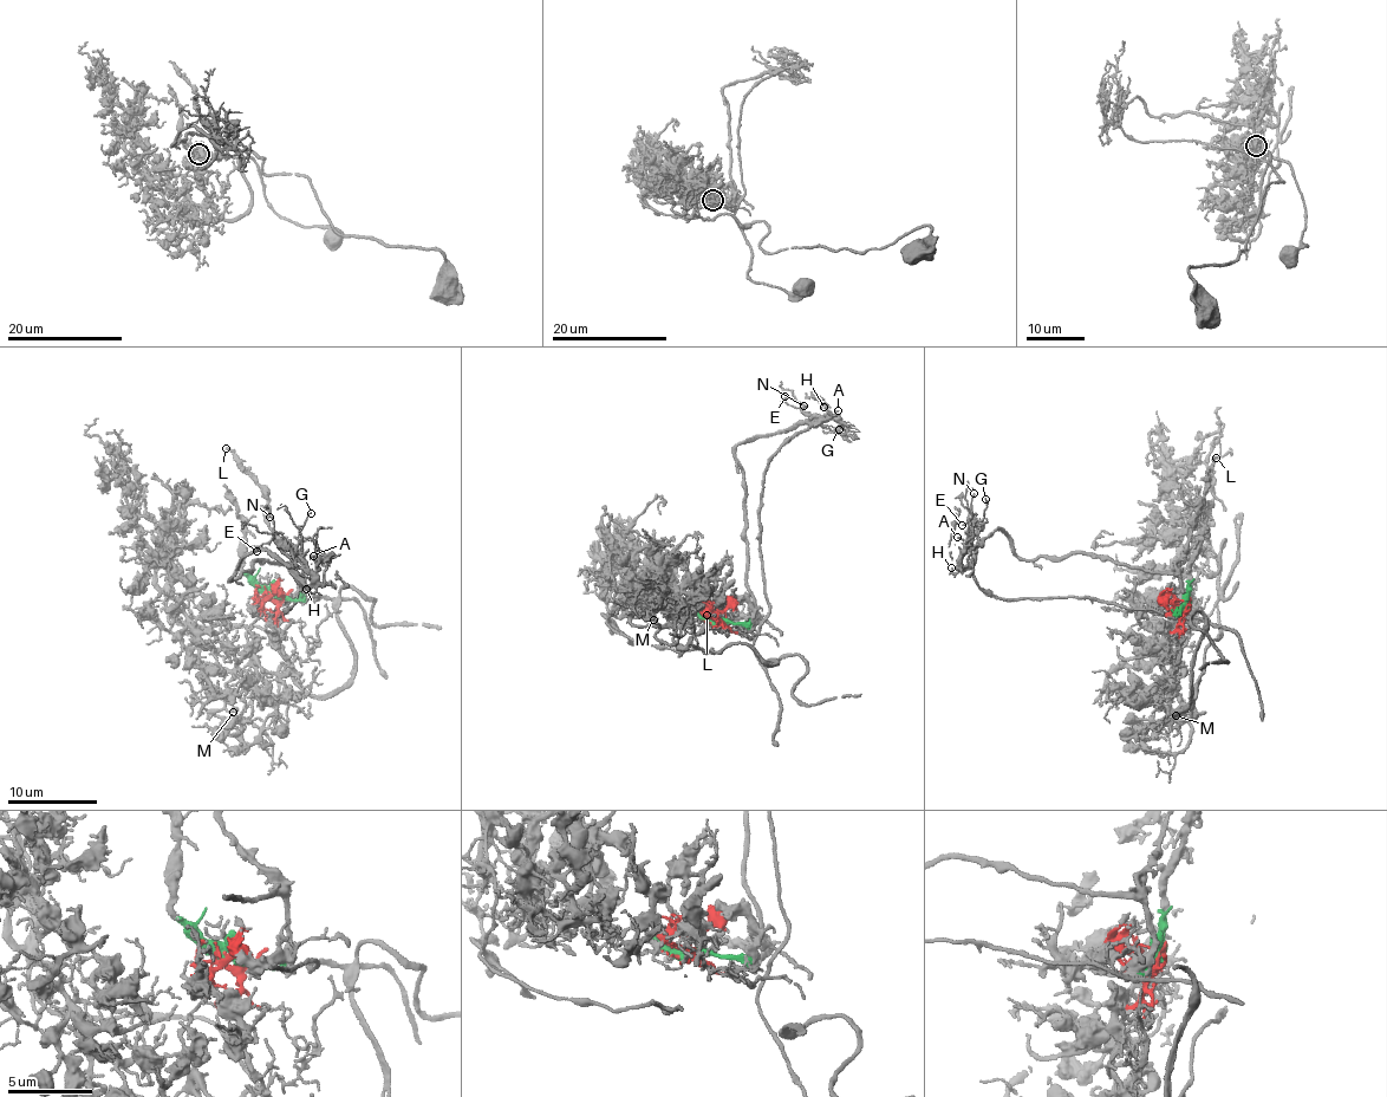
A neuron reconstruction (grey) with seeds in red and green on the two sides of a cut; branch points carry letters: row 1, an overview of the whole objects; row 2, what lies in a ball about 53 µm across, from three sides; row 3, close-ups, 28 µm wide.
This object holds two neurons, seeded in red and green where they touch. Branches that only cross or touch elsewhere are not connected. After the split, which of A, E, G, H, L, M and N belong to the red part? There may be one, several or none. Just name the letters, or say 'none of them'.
M

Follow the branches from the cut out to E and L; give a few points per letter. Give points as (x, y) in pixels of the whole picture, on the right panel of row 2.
E: (1185, 605), (1179, 612), (1177, 576), (1091, 555), (1021, 559), (1000, 530), (971, 544), (972, 519), (963, 525)
L: (1185, 605), (1179, 612), (1184, 601), (1178, 569), (1196, 505), (1217, 458)

